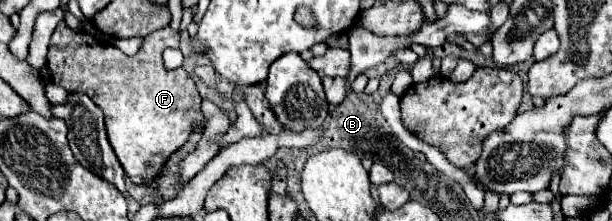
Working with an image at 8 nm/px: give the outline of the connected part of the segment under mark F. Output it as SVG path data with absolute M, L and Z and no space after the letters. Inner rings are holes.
M59 24L51 36L47 68L51 70L51 80L63 86L67 92L81 92L87 94L105 114L109 142L125 170L125 174L135 184L153 184L159 178L165 162L173 152L177 152L193 134L195 124L203 120L201 112L201 96L195 88L195 82L189 78L185 70L167 70L163 66L161 52L165 48L178 48L180 34L171 26L151 32L143 38L143 44L135 56L123 54L115 46L105 46L97 42L93 36L85 34L83 30L71 30L65 24Z

